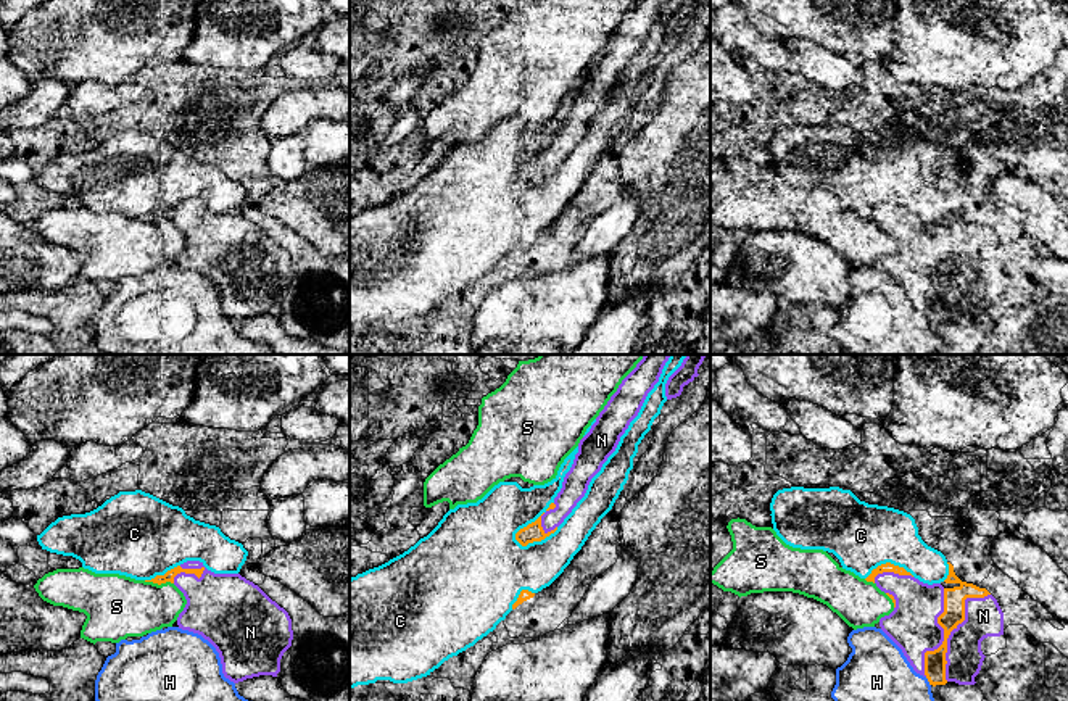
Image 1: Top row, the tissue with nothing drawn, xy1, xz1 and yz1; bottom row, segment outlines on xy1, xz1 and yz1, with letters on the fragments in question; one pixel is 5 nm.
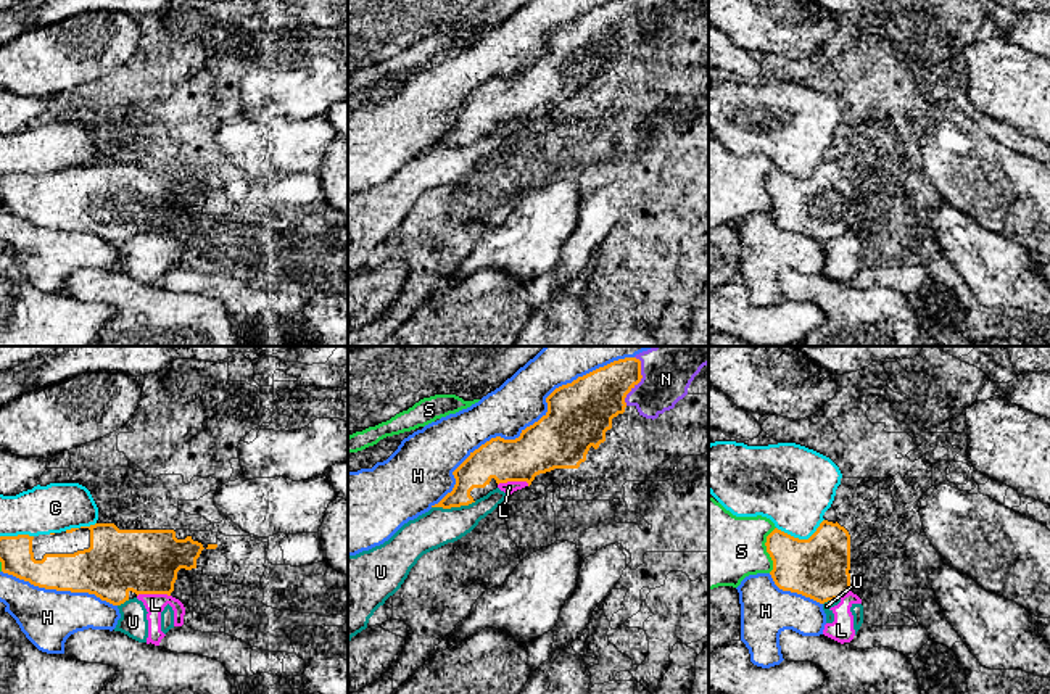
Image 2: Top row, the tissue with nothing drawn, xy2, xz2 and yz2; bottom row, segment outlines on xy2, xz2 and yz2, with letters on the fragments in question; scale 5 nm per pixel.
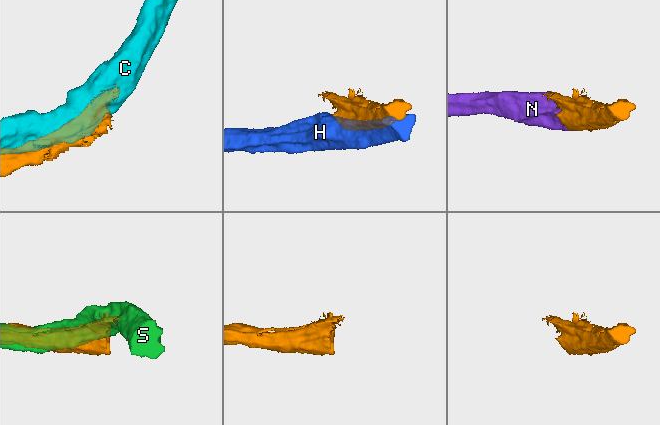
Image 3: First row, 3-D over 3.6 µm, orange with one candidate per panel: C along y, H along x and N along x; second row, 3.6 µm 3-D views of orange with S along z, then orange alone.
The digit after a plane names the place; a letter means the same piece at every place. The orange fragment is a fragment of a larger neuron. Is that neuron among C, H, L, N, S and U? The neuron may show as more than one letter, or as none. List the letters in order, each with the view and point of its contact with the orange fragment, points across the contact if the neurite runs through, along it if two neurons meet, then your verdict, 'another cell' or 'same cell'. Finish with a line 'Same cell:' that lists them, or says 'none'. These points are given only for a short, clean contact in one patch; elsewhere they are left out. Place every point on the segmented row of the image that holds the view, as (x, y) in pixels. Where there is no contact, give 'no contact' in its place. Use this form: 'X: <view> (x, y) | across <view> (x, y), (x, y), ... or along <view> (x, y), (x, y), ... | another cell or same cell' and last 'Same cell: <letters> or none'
C: xz1 (529, 524) | another cell
H: xz2 (530, 425) | another cell
L: xy2 (153, 593) | another cell
N: yz1 (954, 627) | same cell
S: yz2 (767, 549) | another cell
U: xz2 (453, 506) | another cell
Same cell: N

